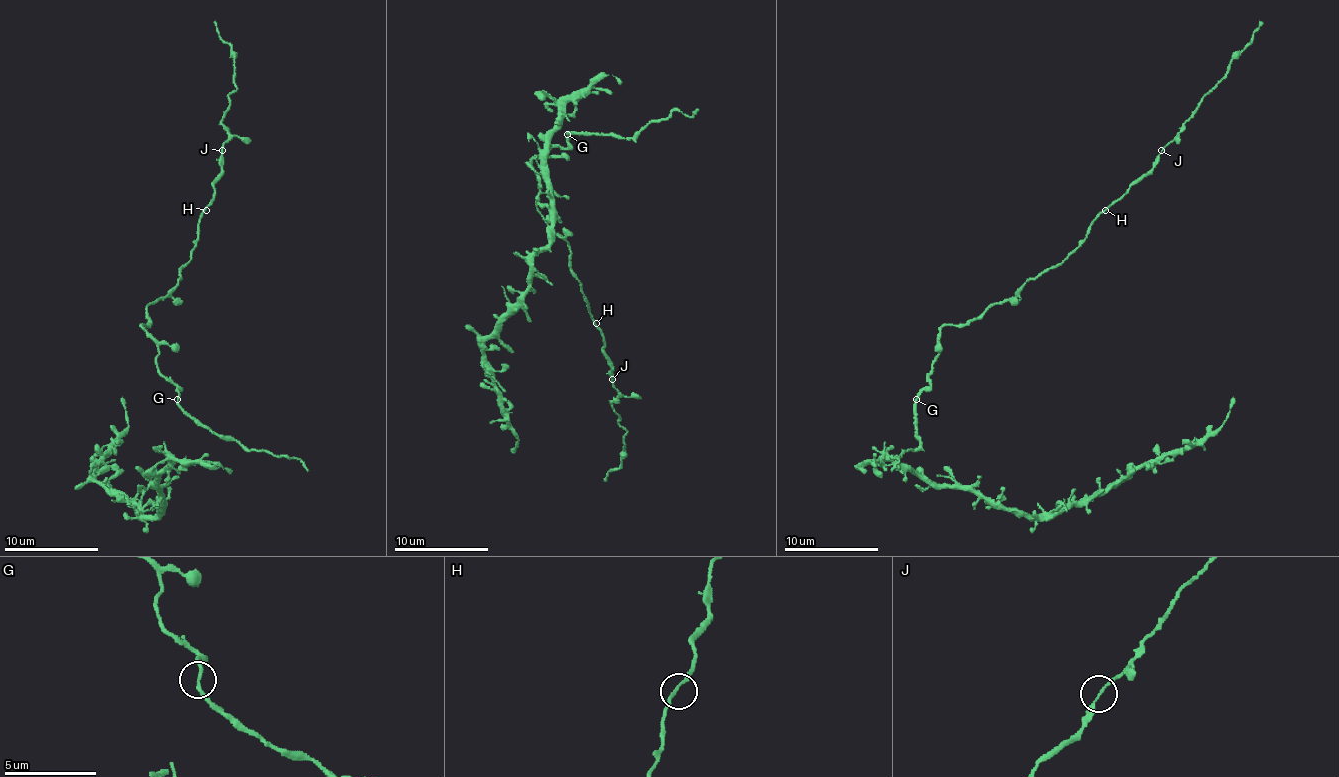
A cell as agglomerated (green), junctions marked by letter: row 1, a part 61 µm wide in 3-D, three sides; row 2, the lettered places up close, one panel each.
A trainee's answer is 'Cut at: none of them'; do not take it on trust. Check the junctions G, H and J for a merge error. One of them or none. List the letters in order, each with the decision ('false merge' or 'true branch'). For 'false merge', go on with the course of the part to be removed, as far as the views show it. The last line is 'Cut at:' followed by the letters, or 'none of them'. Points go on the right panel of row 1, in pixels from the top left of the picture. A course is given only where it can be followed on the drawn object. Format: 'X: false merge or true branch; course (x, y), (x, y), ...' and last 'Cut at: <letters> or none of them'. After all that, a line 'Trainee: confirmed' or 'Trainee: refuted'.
G: true branch
H: true branch
J: true branch
Cut at: none of them
Trainee: confirmed

